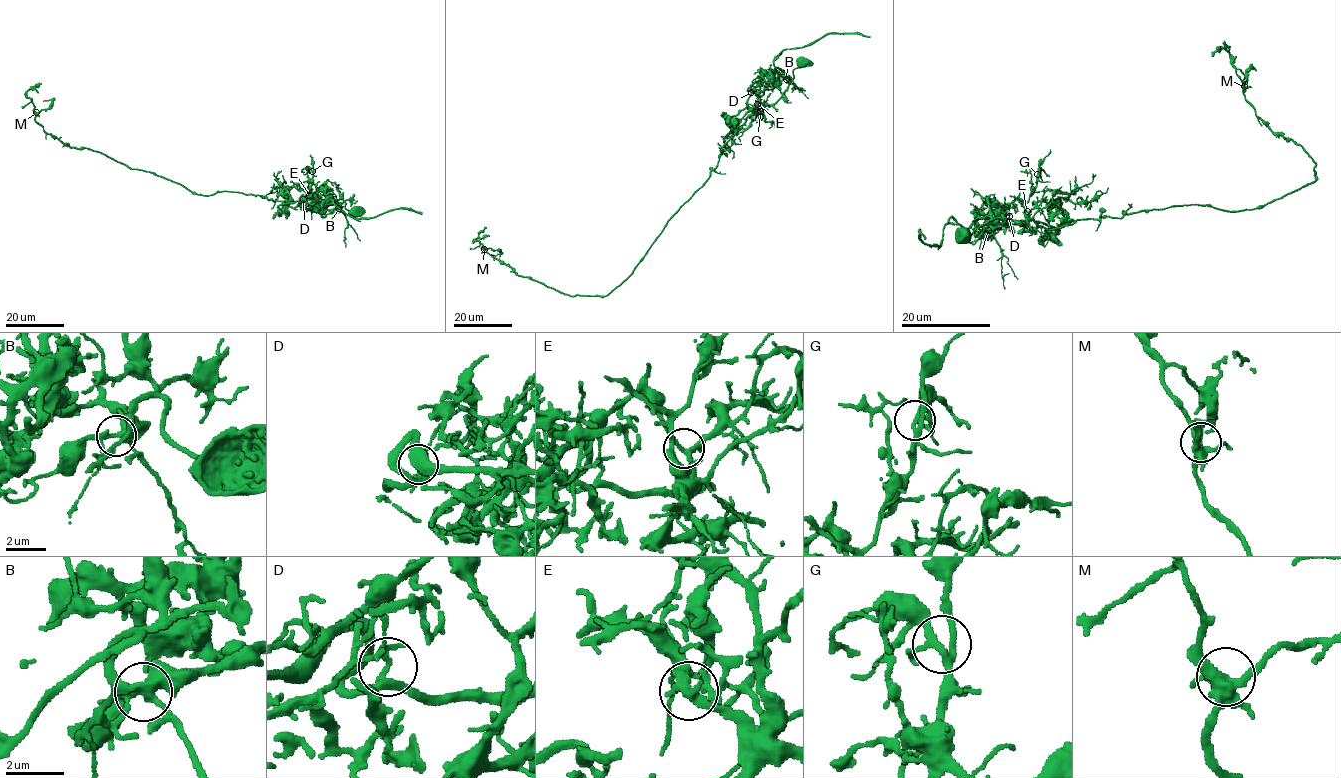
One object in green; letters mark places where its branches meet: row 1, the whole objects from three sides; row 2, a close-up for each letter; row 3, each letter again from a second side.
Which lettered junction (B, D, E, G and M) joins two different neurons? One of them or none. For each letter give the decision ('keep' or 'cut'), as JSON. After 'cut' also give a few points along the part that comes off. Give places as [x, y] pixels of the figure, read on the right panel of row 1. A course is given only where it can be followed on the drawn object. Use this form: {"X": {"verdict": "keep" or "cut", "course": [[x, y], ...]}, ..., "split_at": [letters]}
{"B": {"verdict": "keep"}, "D": {"verdict": "cut", "course": [[1009, 217], [1004, 220], [1001, 211], [967, 228], [947, 223], [939, 245], [926, 244], [919, 231], [925, 239]]}, "E": {"verdict": "keep"}, "G": {"verdict": "keep"}, "M": {"verdict": "keep"}, "split_at": ["D"]}

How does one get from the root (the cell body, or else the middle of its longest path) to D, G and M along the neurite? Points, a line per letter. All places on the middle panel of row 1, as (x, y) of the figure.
D: (804, 63), (793, 70), (792, 78), (788, 76), (787, 89), (774, 103), (759, 105), (759, 96), (751, 93)
G: (804, 63), (793, 70), (792, 78), (788, 76), (788, 87), (782, 96), (773, 104), (765, 103), (760, 111)
M: (804, 63), (779, 99), (757, 102), (741, 119), (709, 177), (606, 295), (559, 292), (484, 249)

